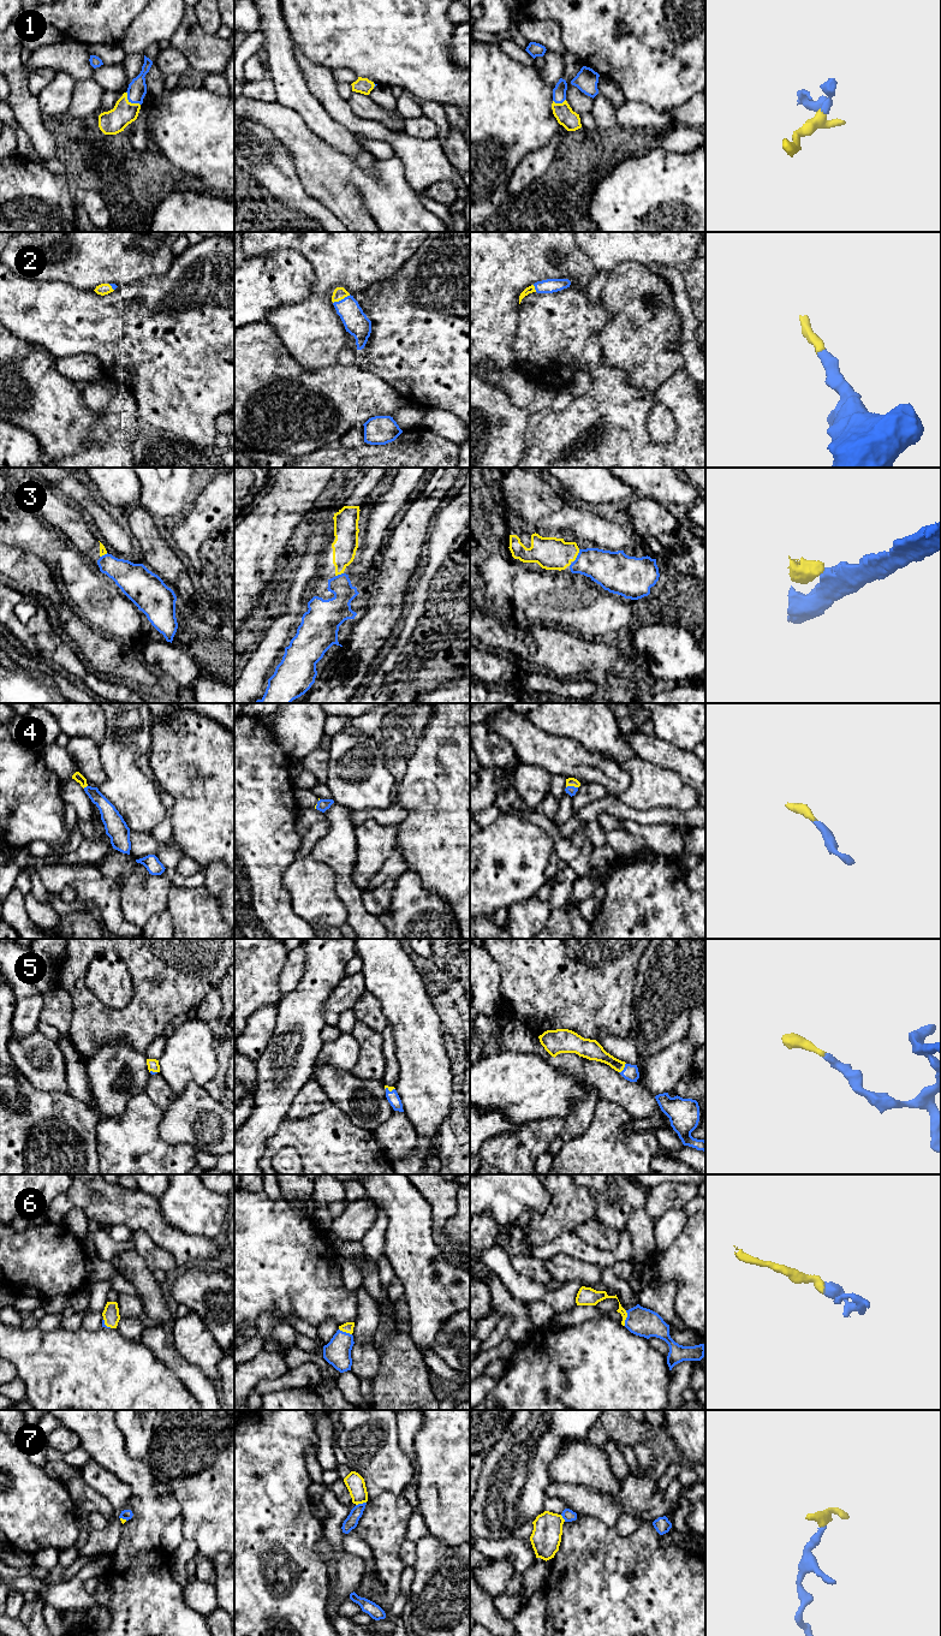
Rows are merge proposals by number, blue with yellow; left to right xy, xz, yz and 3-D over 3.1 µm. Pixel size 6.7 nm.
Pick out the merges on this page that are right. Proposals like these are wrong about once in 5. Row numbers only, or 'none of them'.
1, 2, 3, 4, 5, 6

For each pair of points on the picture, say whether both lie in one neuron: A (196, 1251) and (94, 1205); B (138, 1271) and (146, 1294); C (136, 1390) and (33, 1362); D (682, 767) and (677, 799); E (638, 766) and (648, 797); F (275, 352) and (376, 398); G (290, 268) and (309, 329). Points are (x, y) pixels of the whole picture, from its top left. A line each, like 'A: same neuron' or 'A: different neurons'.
A: same neuron
B: same neuron
C: same neuron
D: different neurons
E: same neuron
F: same neuron
G: different neurons

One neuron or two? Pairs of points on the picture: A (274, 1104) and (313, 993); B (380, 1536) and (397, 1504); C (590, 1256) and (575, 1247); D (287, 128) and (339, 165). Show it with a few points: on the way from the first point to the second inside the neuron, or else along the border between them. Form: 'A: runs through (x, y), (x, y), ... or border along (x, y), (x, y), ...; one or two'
A: runs through (293, 1076), (304, 1048), (305, 1021); one
B: runs through (383, 1528), (383, 1521), (391, 1512); one
C: runs through (587, 1253), (582, 1253), (578, 1249); one
D: runs through (301, 141), (326, 165); one

